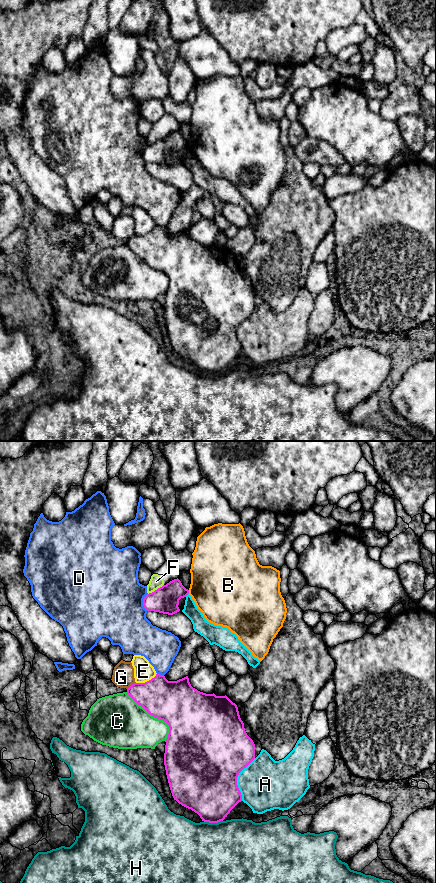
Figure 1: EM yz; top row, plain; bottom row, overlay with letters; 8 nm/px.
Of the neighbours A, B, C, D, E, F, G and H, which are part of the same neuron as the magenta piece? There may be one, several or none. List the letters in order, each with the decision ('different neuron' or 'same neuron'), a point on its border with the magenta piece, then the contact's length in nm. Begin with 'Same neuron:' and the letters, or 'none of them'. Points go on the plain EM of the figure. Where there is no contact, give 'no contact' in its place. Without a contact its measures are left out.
Same neuron: none of them
A: different neuron; meets magenta in yz at (236, 331); contact 360 nm long
B: different neuron; meets magenta in yz at (188, 144); contact 30 nm long
C: different neuron; meets magenta in yz at (155, 269); contact 500 nm long
D: different neuron; meets magenta in yz at (143, 154); contact 140 nm long
E: different neuron; meets magenta in yz at (147, 233); contact 190 nm long
F: different neuron; meets magenta in yz at (155, 142); contact 150 nm long
G: different neuron; meets magenta in yz at (131, 237); contact 90 nm long
H: different neuron; meets magenta in yz at (213, 374); contact 150 nm long

